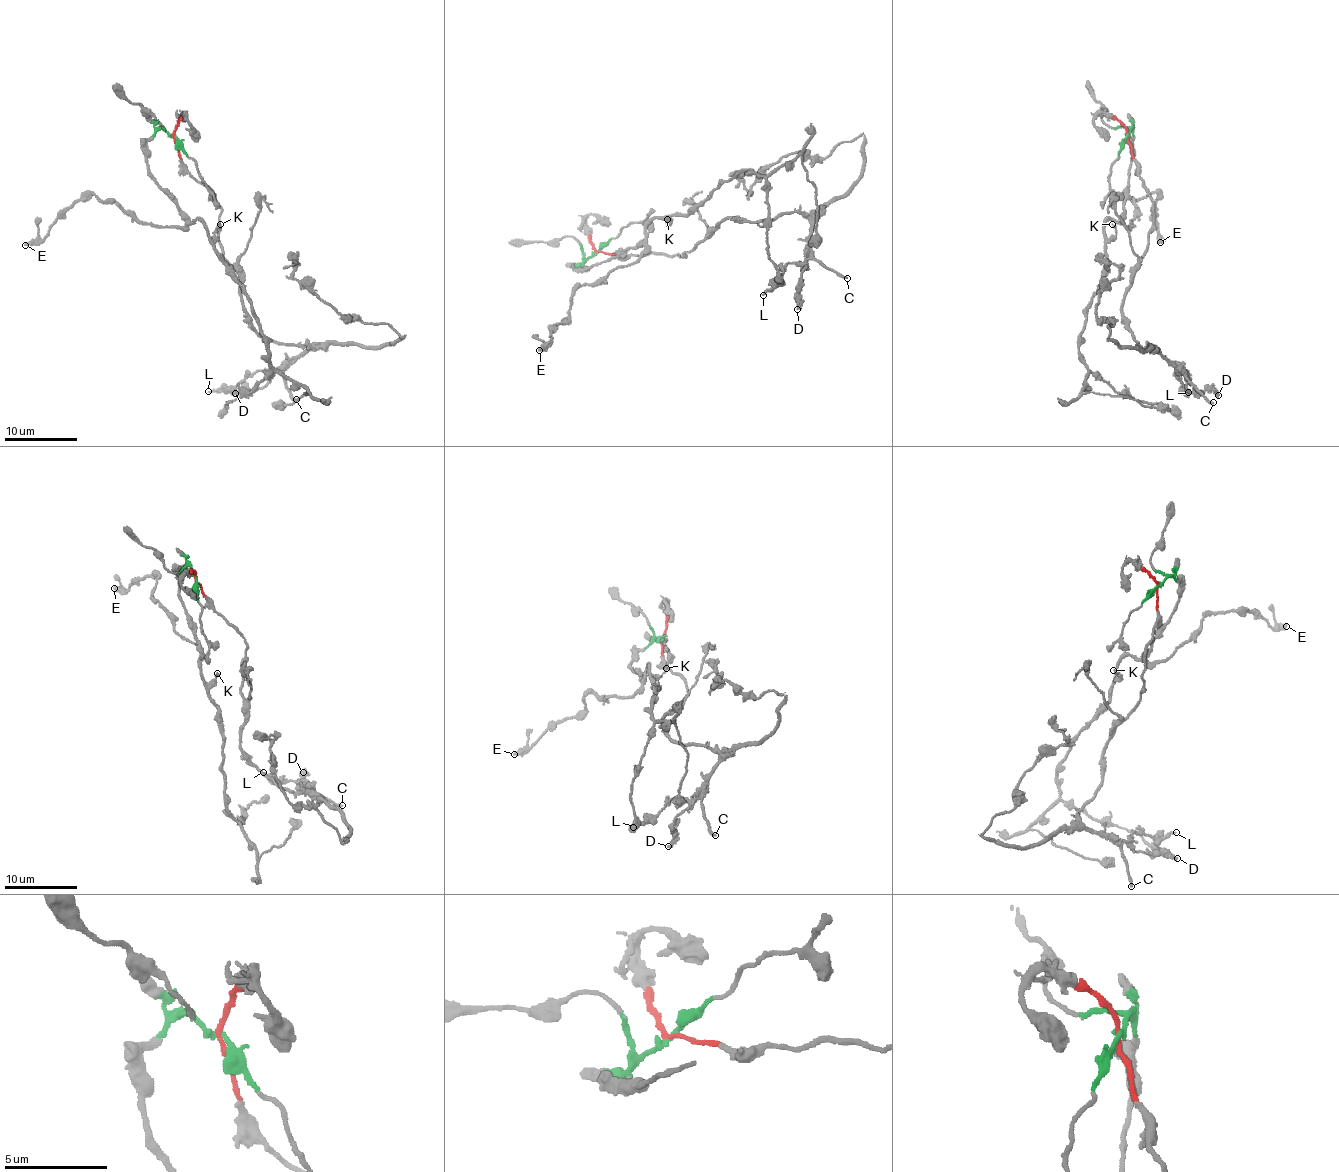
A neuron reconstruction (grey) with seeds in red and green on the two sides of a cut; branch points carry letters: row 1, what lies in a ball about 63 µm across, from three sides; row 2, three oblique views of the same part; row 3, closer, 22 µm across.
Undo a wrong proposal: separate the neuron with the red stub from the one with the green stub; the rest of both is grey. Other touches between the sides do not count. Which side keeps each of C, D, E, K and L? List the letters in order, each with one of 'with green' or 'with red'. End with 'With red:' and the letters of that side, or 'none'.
C: with red
D: with red
E: with green
K: with green
L: with red
With red: C, D, L

